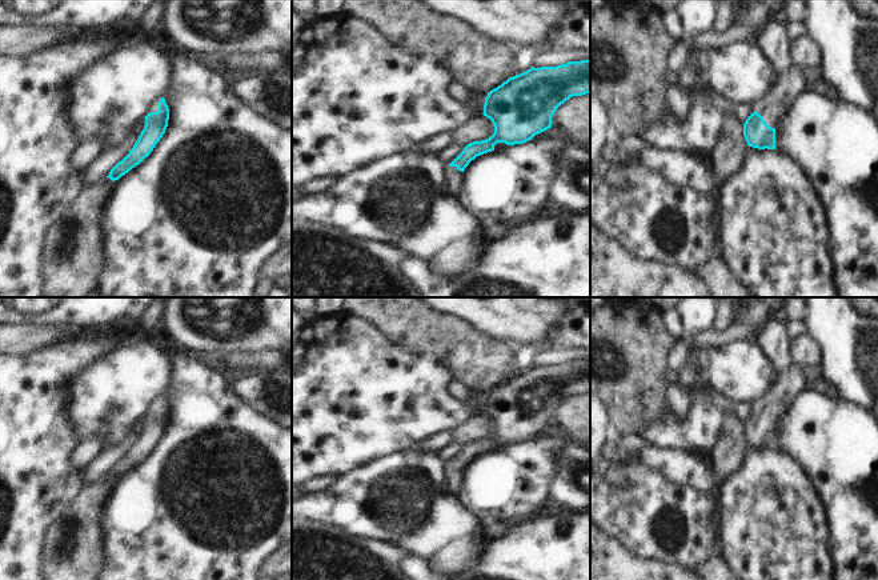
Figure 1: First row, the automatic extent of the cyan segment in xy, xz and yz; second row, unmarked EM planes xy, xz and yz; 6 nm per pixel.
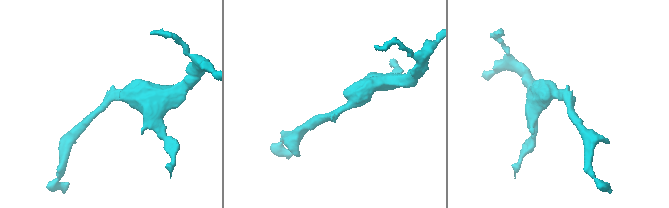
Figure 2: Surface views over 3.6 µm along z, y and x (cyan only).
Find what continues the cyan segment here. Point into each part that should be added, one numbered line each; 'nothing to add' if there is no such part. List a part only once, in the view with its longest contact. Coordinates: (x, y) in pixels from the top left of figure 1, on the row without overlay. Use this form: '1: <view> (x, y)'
1: yz (790, 382)

